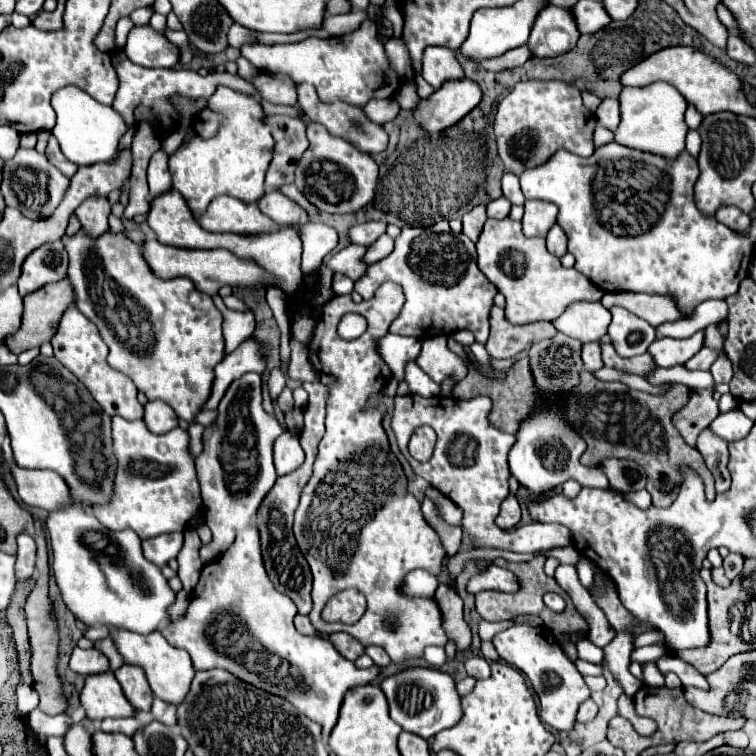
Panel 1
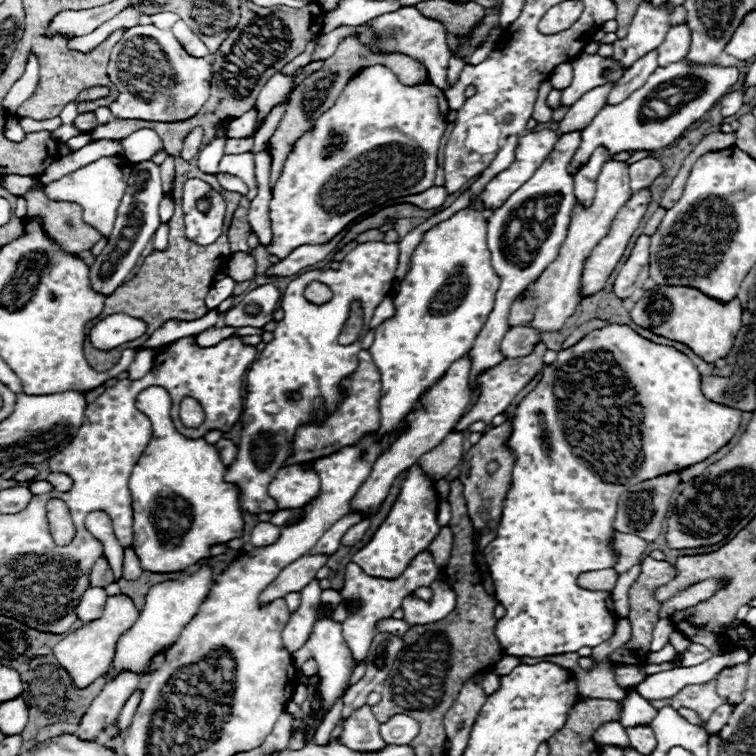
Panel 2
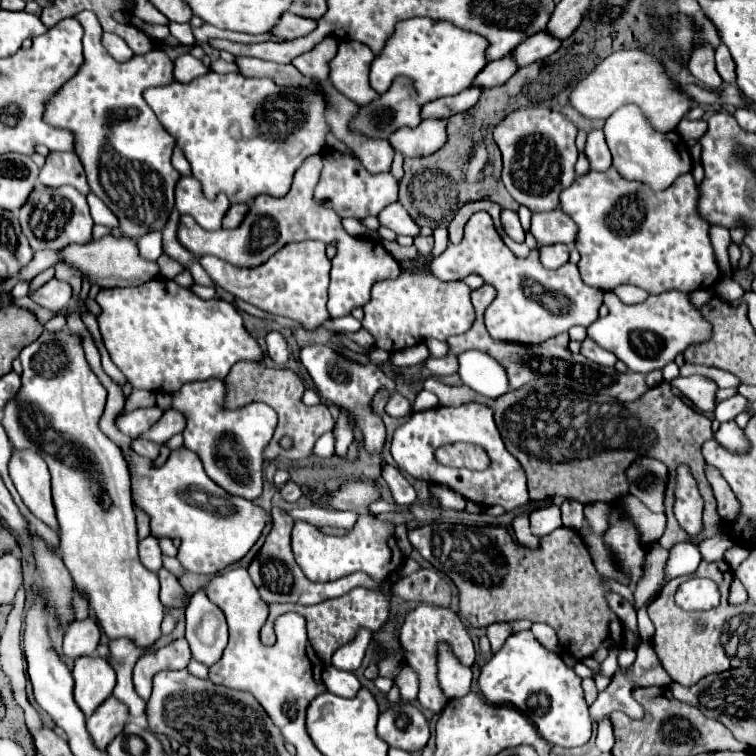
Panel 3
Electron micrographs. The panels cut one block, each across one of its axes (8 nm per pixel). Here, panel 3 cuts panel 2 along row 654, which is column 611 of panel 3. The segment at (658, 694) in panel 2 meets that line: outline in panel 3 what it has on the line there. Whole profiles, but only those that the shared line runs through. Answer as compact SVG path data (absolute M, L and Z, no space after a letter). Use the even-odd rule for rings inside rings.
M604 716L598 720L598 734L596 734L596 746L602 752L610 752L614 746L614 734L612 734L612 720L610 716Z

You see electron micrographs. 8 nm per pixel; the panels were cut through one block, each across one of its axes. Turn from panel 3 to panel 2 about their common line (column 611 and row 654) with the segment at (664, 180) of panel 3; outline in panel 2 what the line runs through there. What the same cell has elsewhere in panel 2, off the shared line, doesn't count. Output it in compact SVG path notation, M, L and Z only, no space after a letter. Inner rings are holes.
M204 564L196 574L188 576L184 580L164 582L164 584L150 588L136 624L118 640L116 656L114 656L114 664L112 664L112 668L114 668L112 674L116 674L120 668L130 668L130 670L138 672L146 666L146 662L152 658L152 654L156 650L172 646L178 640L182 628L198 612L198 606L204 602L210 586L212 586L212 570Z

